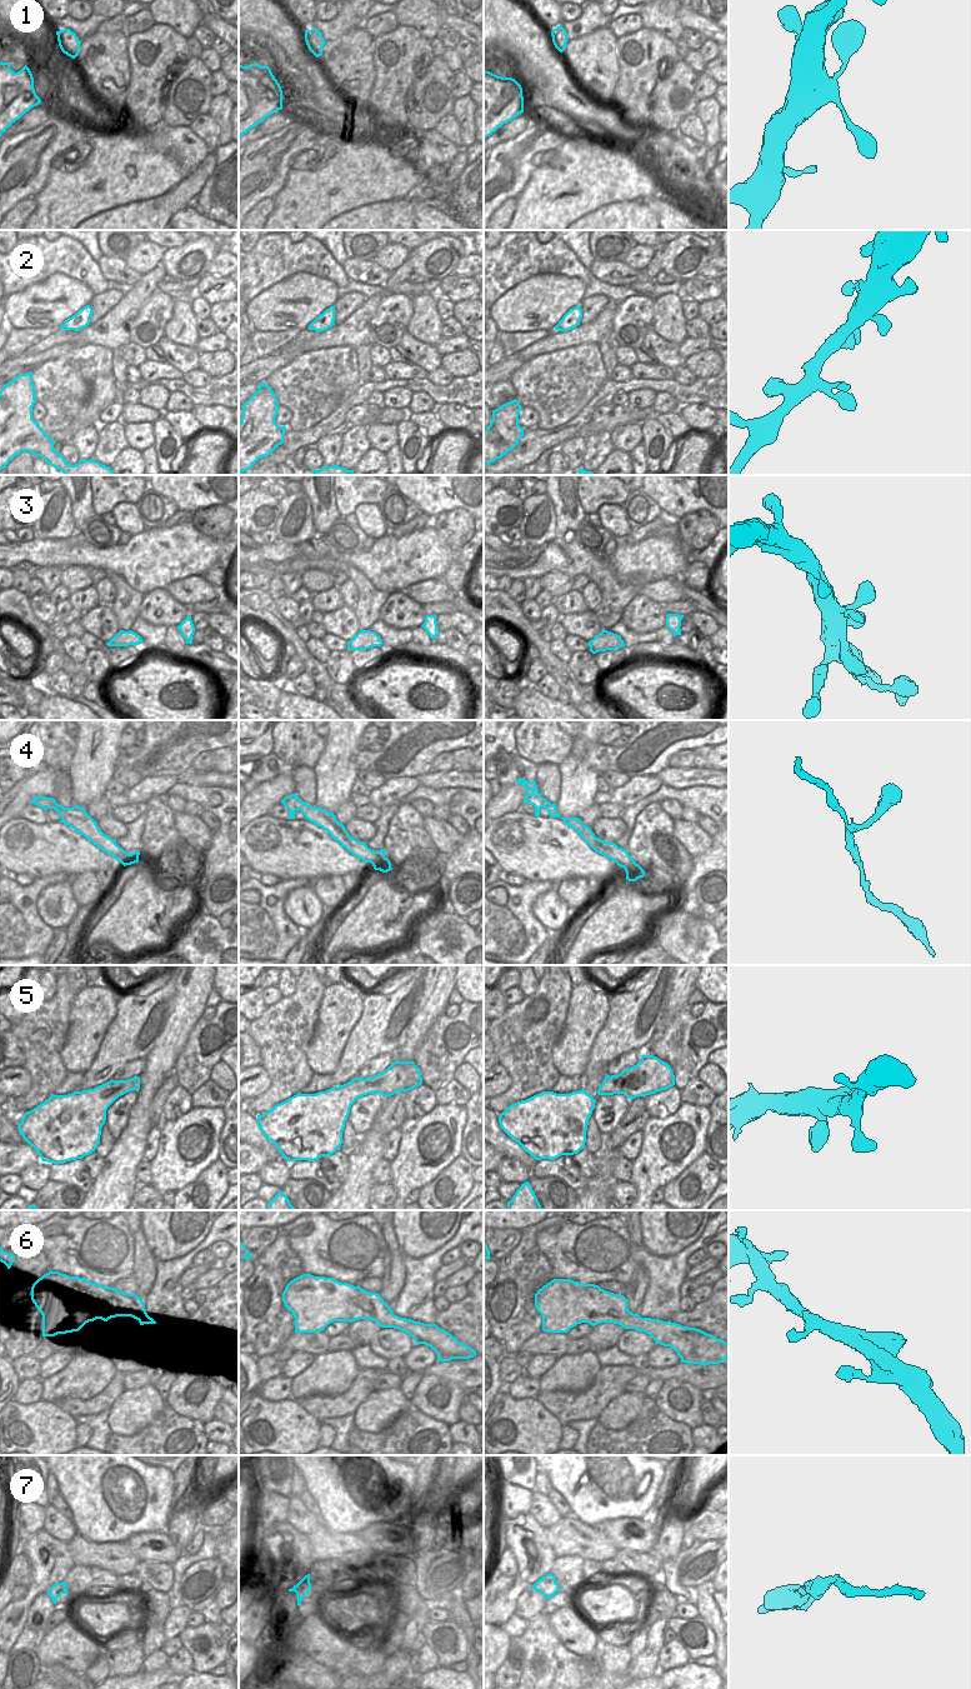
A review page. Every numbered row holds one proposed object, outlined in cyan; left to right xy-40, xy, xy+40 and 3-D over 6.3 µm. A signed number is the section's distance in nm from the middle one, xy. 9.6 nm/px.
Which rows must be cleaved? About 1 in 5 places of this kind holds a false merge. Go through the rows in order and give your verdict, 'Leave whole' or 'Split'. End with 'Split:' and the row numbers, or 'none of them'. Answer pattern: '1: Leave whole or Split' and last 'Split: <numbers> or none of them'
1: Leave whole
2: Leave whole
3: Leave whole
4: Leave whole
5: Leave whole
6: Leave whole
7: Leave whole
Split: none of them.

